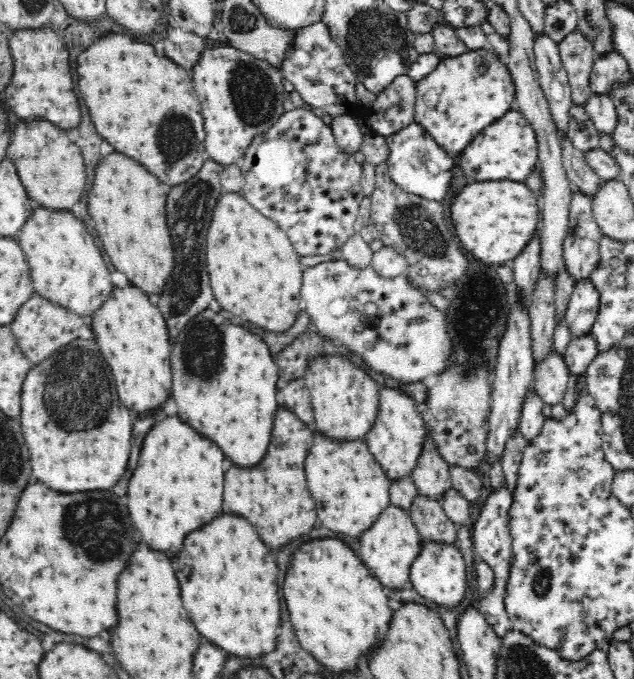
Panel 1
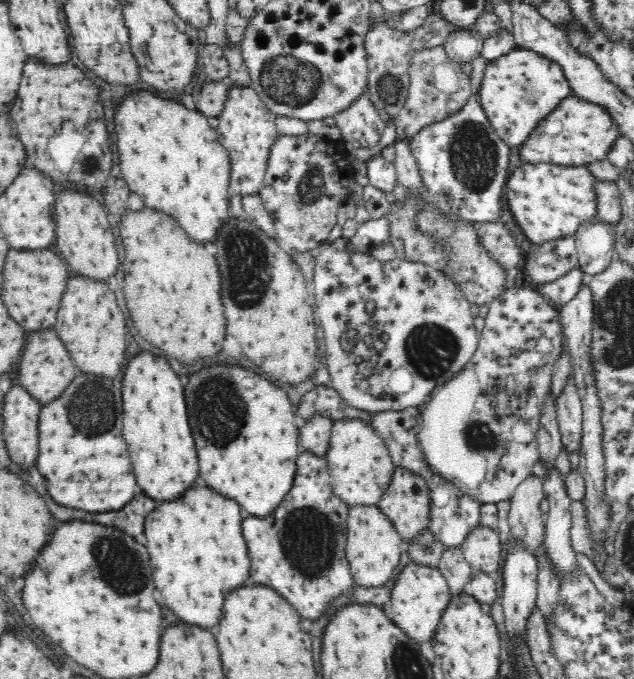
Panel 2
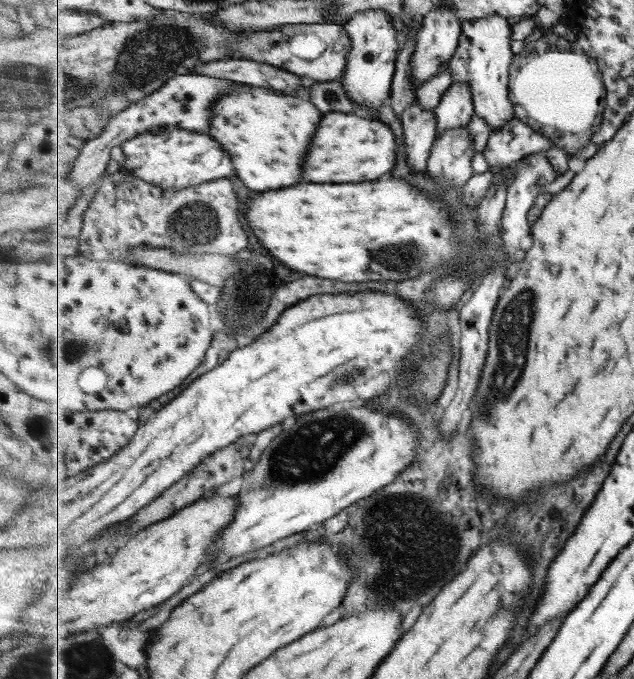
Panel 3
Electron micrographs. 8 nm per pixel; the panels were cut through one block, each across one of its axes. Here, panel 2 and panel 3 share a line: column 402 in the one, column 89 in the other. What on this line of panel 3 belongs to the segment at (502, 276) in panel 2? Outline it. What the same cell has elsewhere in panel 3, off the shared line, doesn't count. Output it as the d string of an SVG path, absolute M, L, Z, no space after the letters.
M197 72L175 75L165 80L156 92L152 92L132 104L127 110L112 116L104 131L97 138L87 140L73 165L61 173L70 180L74 180L74 184L78 184L78 190L83 192L85 188L96 184L99 178L102 178L107 168L107 160L111 158L111 150L115 146L121 147L126 140L143 131L184 128L189 129L190 132L207 133L210 125L210 110L215 106L215 102L221 98L221 95L234 93L243 85L247 84L226 78L213 78Z

